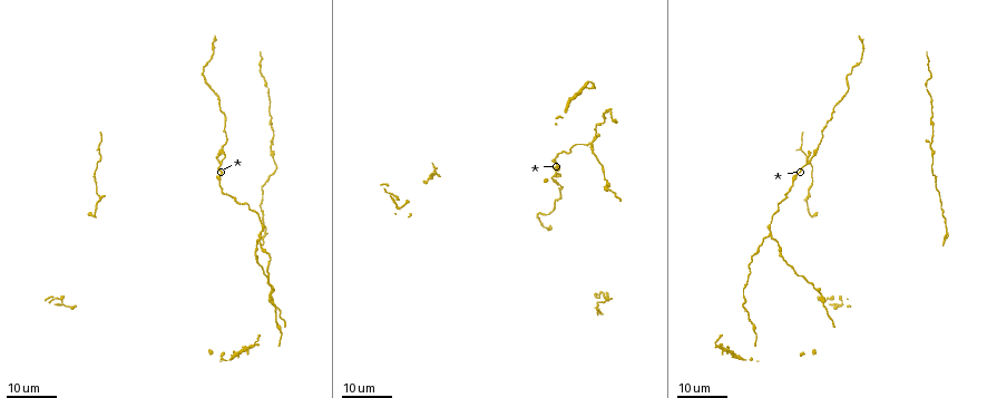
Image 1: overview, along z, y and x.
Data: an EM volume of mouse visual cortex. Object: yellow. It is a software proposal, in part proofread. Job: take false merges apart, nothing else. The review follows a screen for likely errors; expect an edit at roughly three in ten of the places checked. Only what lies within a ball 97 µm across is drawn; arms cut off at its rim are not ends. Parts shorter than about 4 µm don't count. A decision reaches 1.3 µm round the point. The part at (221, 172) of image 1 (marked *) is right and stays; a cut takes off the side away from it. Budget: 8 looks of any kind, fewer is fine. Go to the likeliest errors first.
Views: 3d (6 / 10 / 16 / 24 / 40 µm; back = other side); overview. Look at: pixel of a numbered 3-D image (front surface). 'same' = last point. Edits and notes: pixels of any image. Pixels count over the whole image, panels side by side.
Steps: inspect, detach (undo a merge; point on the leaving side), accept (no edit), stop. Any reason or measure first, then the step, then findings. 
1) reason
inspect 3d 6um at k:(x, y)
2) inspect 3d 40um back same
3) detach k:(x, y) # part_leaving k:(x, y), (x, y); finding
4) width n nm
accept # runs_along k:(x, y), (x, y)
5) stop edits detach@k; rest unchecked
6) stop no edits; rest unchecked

inspect 3d 16um at 1:(596, 134)

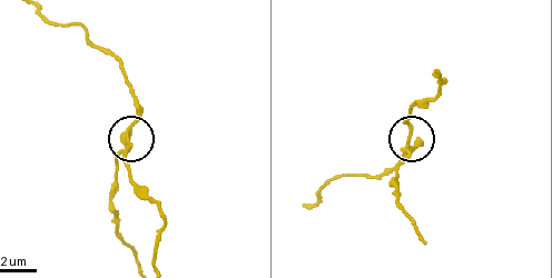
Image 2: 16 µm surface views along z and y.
inspect 3d 6um at 2:(406, 147)

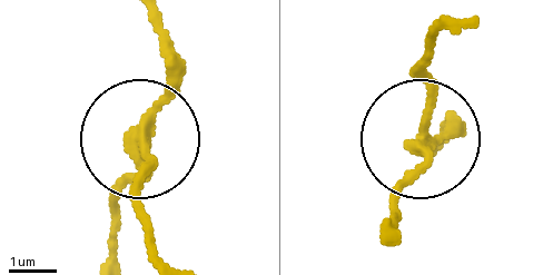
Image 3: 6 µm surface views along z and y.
arms 3
detach 3:(148, 168) # part_leaving 3:(139, 128), (151, 164), (139, 207), (164, 255); two cells meet here

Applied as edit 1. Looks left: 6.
a fork
inspect 3d 24um at 1:(805, 198)

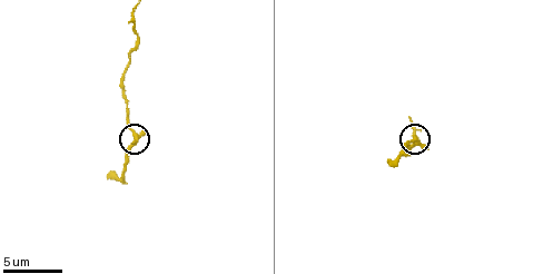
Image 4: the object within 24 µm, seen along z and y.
closer look
inspect 3d 10um at 4:(417, 142)

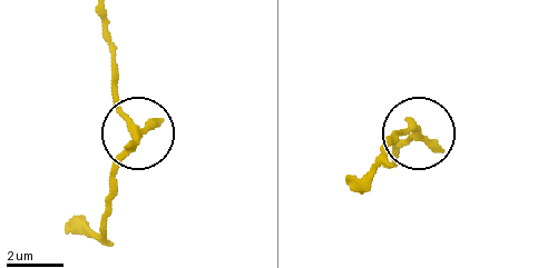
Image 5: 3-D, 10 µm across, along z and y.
arms 3
accept # one cell here

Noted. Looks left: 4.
sudden change in width
inspect 3d 24um at 1:(929, 147)

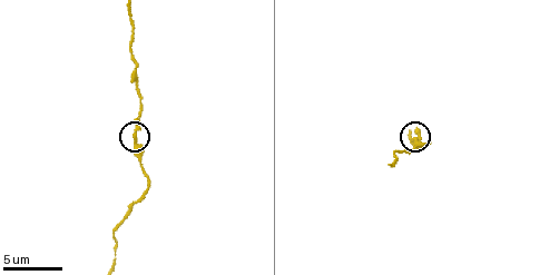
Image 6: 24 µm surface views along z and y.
inspect 3d 6um at 6:(414, 137)

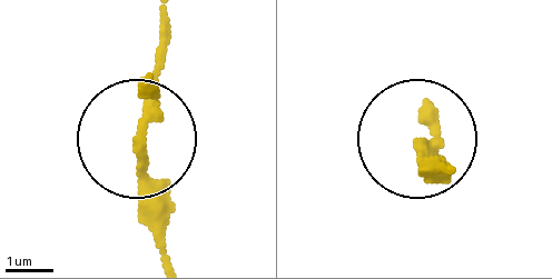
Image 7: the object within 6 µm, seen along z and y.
accept # runs_along 7:(166, 22), (141, 141), (154, 245); all the same cell

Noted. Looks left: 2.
a narrow waist
inspect 3d 16um at 1:(216, 159)

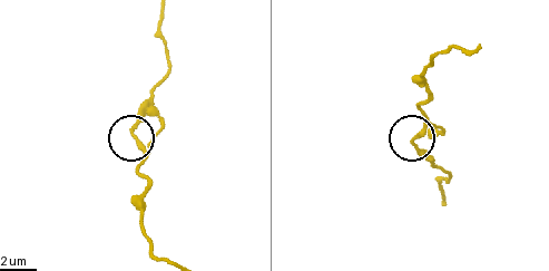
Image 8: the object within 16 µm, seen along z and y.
inspect 3d 10um at 8:(412, 144)

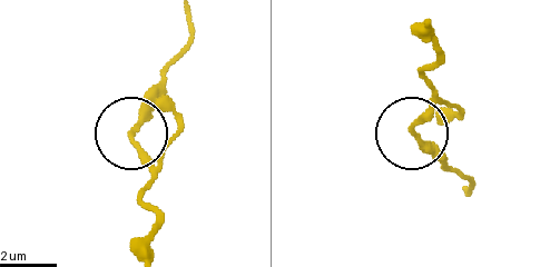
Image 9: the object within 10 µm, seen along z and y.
width 160 nm
accept # all the same cell

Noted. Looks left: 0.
stop edits detach@3; rest unchecked

